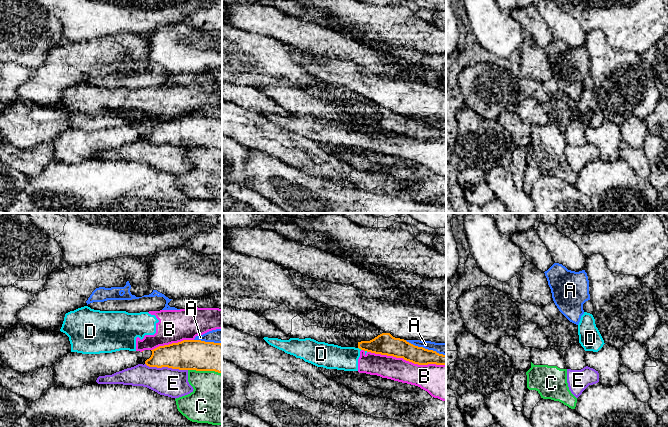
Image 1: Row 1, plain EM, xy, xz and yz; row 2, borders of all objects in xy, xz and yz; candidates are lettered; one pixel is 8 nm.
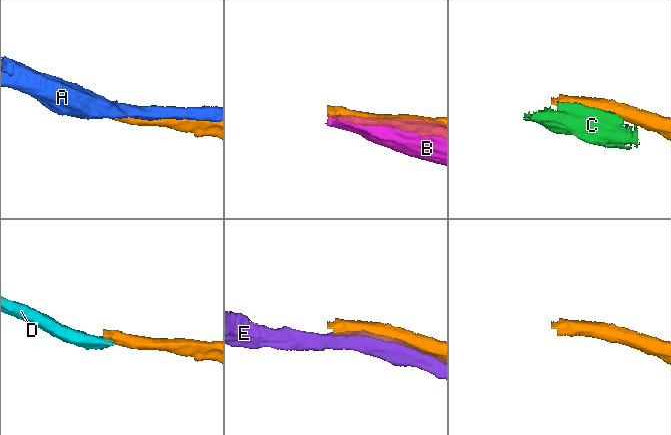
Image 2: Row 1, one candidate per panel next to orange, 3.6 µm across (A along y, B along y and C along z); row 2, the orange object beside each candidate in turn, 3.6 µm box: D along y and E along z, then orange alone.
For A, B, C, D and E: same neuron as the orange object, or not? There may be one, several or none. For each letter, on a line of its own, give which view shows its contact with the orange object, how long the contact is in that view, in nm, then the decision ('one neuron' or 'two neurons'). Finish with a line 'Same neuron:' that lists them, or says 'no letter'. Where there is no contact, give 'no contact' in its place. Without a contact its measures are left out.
A: xz | 340 nm | two neurons
B: xz | 650 nm | two neurons
C: xy | 280 nm | two neurons
D: xz | 40 nm | two neurons
E: xy | 340 nm | two neurons
Same neuron: no letter

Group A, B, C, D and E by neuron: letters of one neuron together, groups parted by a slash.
A / B D / C / E

